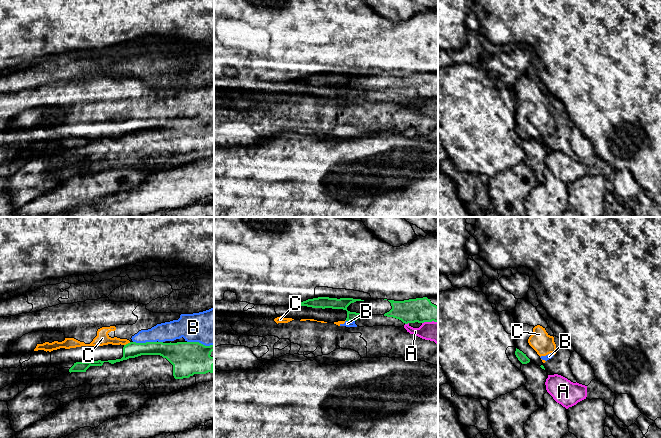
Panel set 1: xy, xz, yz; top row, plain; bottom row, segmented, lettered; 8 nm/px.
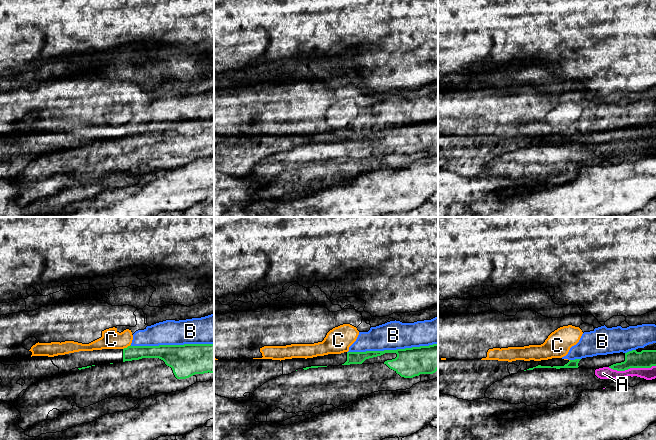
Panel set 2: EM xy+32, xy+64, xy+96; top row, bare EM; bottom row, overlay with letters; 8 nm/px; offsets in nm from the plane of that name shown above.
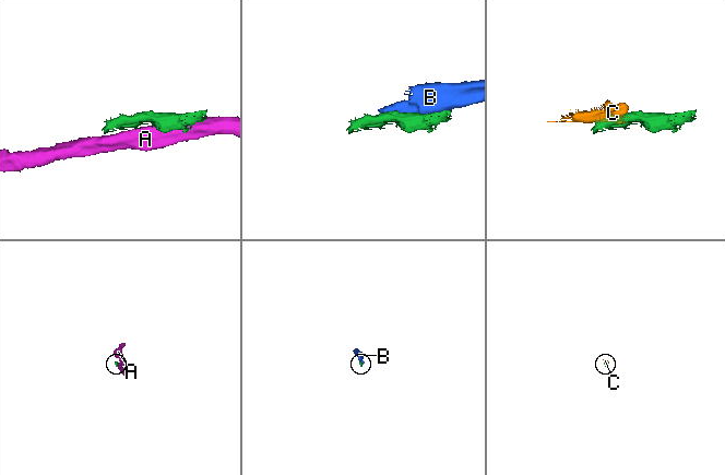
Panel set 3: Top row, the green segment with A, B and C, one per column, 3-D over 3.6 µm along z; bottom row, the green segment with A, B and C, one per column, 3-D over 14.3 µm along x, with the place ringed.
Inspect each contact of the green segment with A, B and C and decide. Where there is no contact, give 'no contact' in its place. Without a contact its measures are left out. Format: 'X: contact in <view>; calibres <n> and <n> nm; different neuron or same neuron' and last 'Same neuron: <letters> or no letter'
A: contact in xz; calibres 200 and 160 nm; different neuron
B: contact in xy; calibres 170 and 160 nm; different neuron
C: contact in xy; calibres 130 and 110 nm; different neuron
Same neuron: no letter

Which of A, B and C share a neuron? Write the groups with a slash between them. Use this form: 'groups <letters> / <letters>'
groups A / B C

